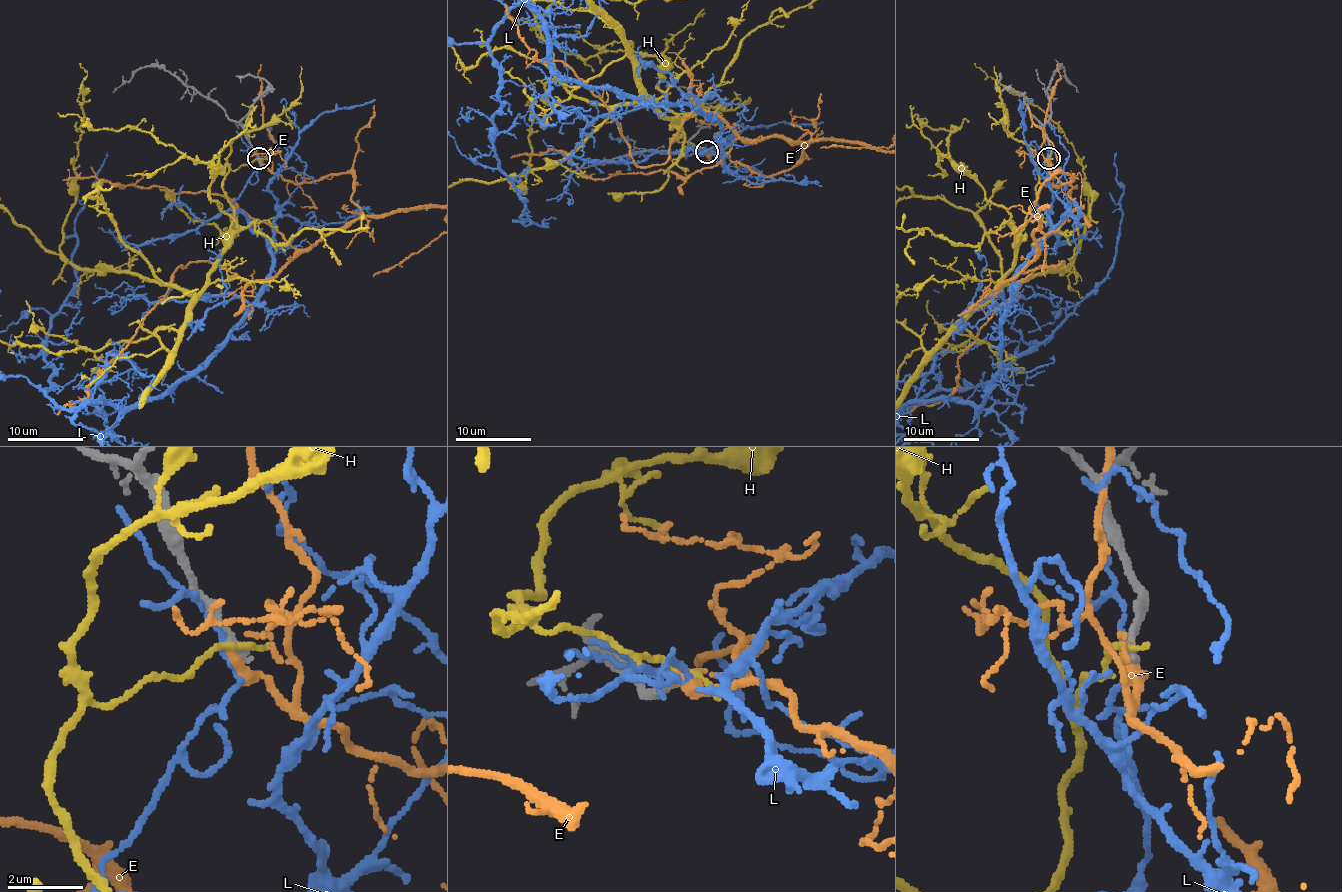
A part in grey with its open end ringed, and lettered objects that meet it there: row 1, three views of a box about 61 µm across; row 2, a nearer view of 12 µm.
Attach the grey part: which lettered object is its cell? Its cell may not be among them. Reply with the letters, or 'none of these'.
E

